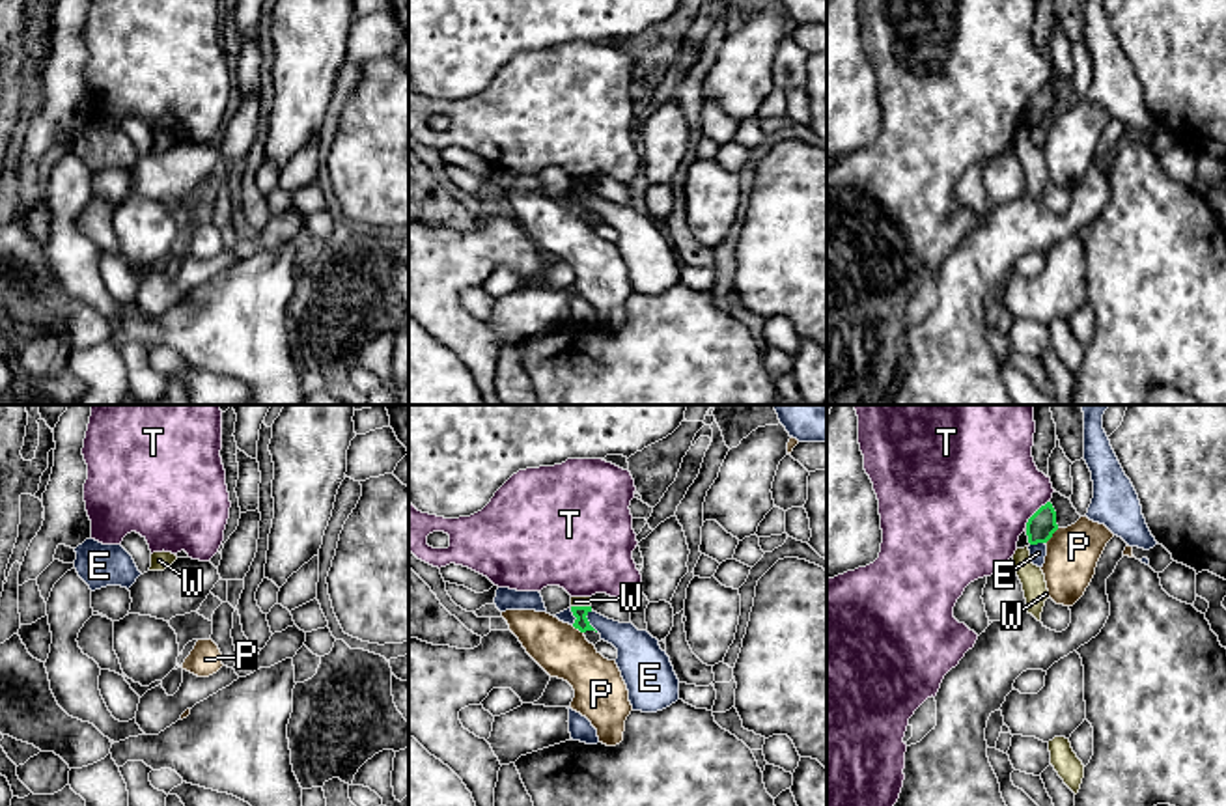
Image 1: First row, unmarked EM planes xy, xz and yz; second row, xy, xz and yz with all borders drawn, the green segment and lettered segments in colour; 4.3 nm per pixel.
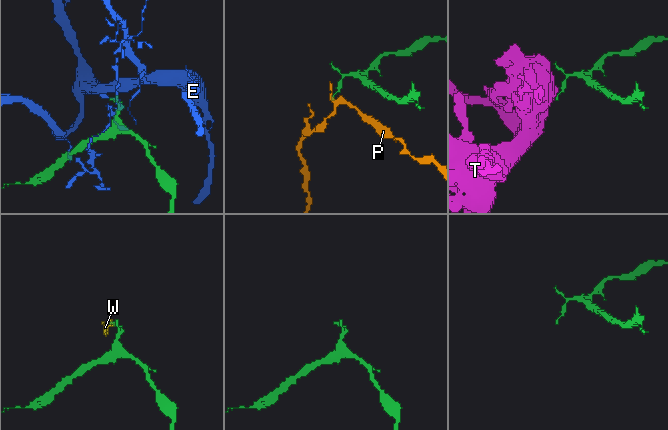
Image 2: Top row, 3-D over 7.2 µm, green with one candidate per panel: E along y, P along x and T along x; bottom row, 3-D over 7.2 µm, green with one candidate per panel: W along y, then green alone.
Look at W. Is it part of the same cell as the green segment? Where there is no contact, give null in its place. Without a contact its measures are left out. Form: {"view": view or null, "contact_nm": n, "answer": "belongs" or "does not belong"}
{"view": "xz", "contact_nm": 80, "answer": "does not belong"}

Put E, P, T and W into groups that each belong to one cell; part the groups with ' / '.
E / P / T / W

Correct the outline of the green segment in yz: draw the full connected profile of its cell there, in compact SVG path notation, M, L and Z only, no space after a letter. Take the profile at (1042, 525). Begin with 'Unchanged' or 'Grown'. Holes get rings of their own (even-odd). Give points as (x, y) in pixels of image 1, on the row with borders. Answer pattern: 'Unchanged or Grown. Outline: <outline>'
Unchanged. Outline: M1051 502L1041 506L1026 522L1026 535L1030 545L1047 543L1058 530L1056 511Z

